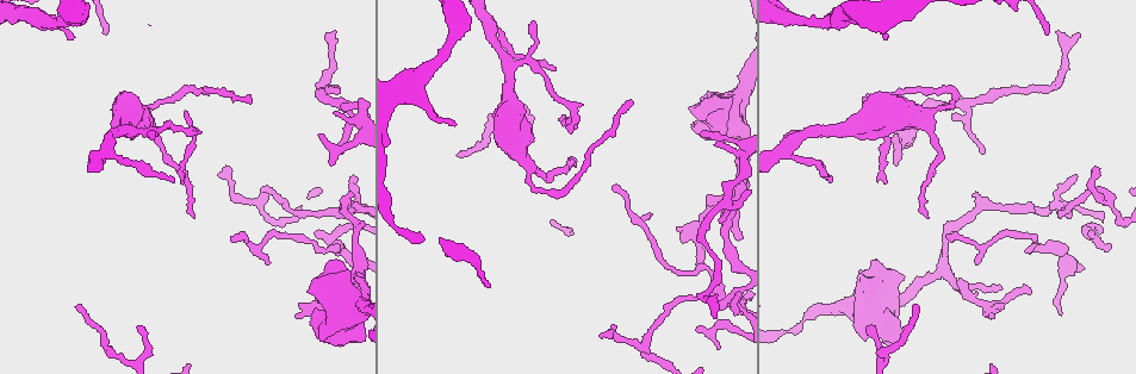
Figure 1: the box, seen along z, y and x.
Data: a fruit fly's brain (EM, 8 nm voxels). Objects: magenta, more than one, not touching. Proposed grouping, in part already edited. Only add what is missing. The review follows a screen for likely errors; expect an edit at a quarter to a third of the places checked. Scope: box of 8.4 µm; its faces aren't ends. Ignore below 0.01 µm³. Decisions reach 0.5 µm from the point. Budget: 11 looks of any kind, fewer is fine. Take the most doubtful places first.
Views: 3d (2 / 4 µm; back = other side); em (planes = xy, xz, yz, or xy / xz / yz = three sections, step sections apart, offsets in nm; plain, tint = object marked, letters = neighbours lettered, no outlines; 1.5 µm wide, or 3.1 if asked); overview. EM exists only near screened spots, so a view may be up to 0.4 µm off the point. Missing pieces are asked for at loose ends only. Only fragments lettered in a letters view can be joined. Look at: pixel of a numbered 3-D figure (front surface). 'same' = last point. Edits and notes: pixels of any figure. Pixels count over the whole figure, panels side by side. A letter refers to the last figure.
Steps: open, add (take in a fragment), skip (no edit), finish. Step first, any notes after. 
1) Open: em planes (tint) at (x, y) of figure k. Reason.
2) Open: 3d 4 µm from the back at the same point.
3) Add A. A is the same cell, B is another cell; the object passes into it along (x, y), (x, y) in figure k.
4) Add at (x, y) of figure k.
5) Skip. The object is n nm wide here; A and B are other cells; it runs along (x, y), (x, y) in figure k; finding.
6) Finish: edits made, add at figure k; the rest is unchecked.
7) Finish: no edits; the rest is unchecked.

Open: 3d 4 µm from the back at (648, 214) of figure 1. An open end.

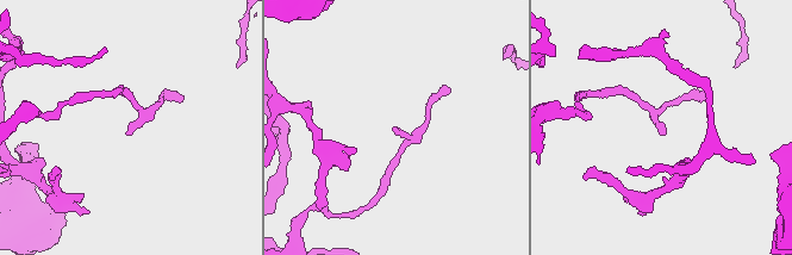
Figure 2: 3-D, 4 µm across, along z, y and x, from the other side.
Open: em planes (letters) at (127, 135) of figure 2.

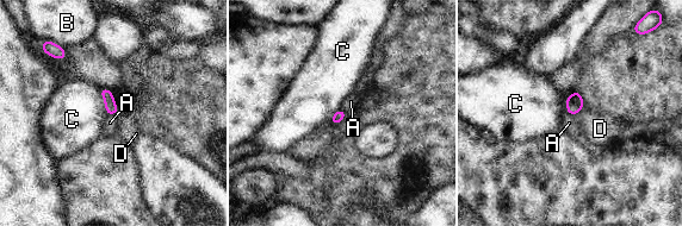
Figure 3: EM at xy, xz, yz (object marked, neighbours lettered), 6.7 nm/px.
Skip. A, B, C and D are other cells; a border runs along (119, 111), (107, 115) in figure 3; none of them fits.

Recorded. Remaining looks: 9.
Open: 3d 4 µm at (719, 347) of figure 1. Thin end.

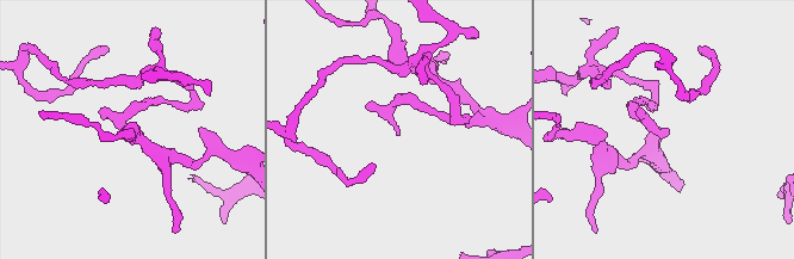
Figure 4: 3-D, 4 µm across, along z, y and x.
Open: em planes (tint) at (667, 129) of figure 4. Need the tissue.

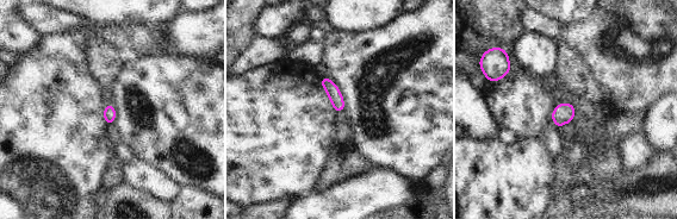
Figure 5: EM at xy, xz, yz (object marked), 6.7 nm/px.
Open: em planes (letters) at the same point.

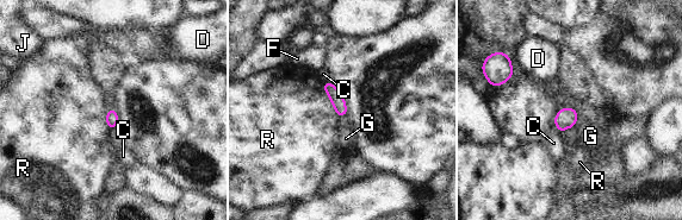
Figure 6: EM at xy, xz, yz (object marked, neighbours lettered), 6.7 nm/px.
Skip. The longest contact is with R, 260 nm; C, D, F, G, J and R are other cells; no lettered fragment goes on from it.

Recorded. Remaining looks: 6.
Open: 3d 4 µm at (250, 100) of figure 1. End of a long branch.

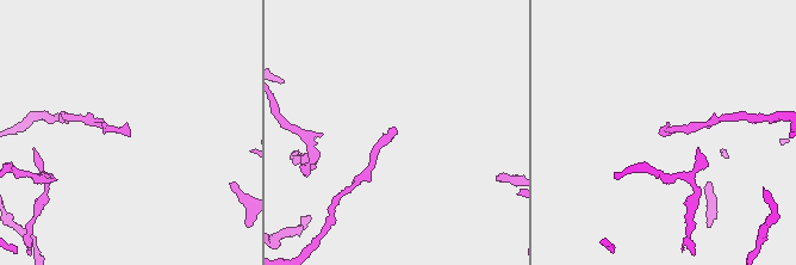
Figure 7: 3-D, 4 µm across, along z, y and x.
Open: em xz step 8 (letters) at (392, 127) of figure 7.

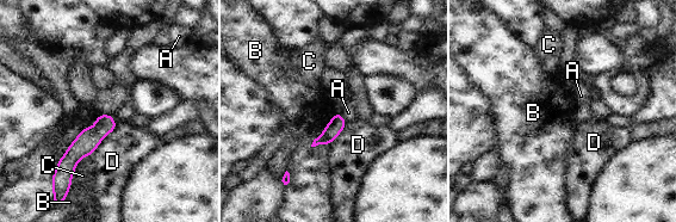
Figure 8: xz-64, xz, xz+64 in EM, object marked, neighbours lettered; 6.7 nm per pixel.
Skip. The object is 100 nm wide here; A, B, C and D are other cells; it runs along (107, 117), (105, 123), (62, 168) in figure 8; no lettered fragment goes on from it.

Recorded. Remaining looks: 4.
Open: em planes (letters) at (688, 107) of figure 1. Free end.

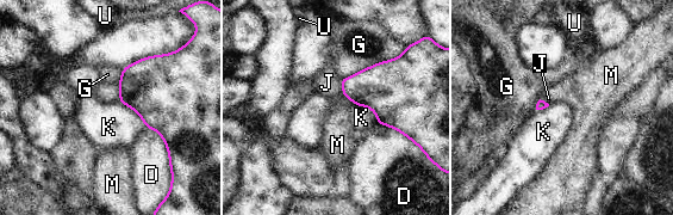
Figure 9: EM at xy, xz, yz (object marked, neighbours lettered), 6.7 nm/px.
Skip. The longest contact is with G, 500 nm; D, G, J, K, M and U are other cells; a border runs along (340, 80), (342, 93), (353, 102) in figure 9; none of them fits.

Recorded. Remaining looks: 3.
Finish: no edits; the rest is unchecked.

